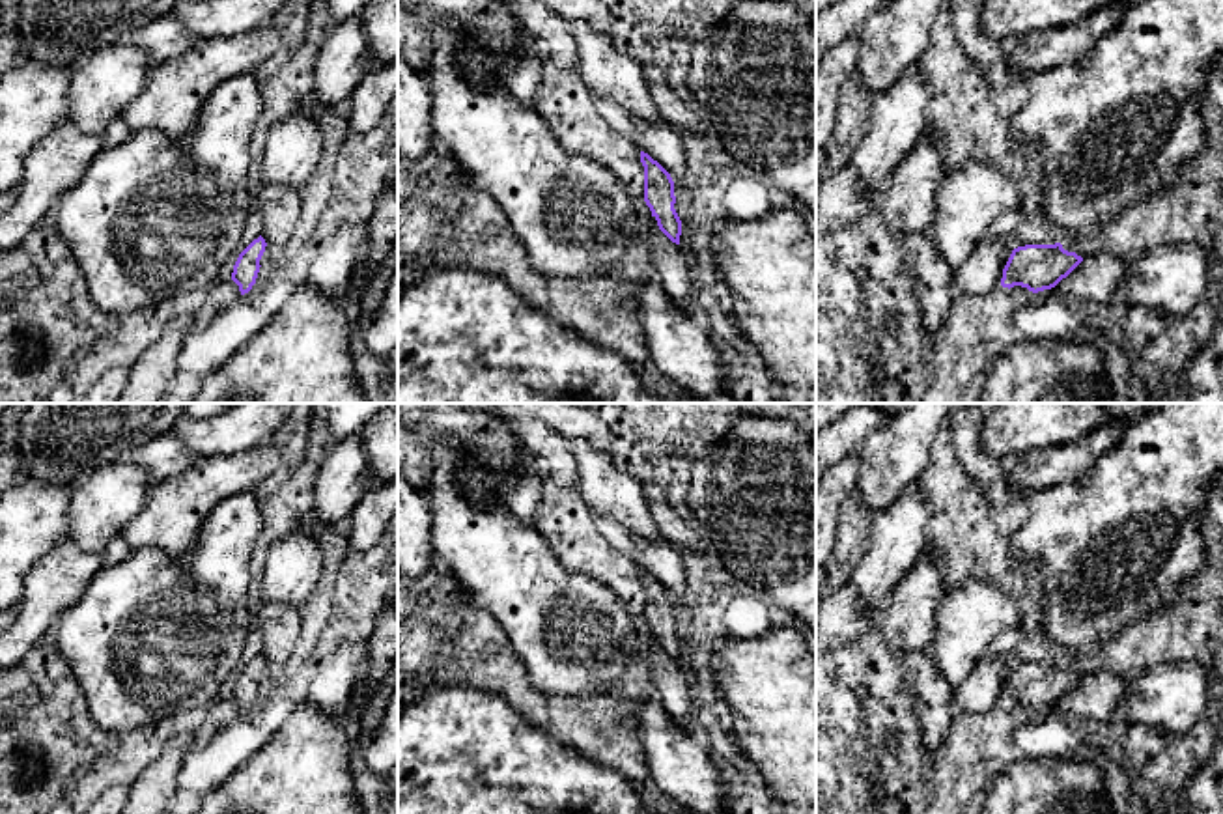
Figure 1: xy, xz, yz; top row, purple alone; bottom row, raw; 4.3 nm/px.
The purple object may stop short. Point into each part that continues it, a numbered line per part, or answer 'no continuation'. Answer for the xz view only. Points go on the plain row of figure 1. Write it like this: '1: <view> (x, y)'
no continuation

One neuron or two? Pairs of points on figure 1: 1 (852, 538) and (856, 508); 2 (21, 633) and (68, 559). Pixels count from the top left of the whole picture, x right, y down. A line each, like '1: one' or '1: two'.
1: one
2: one

